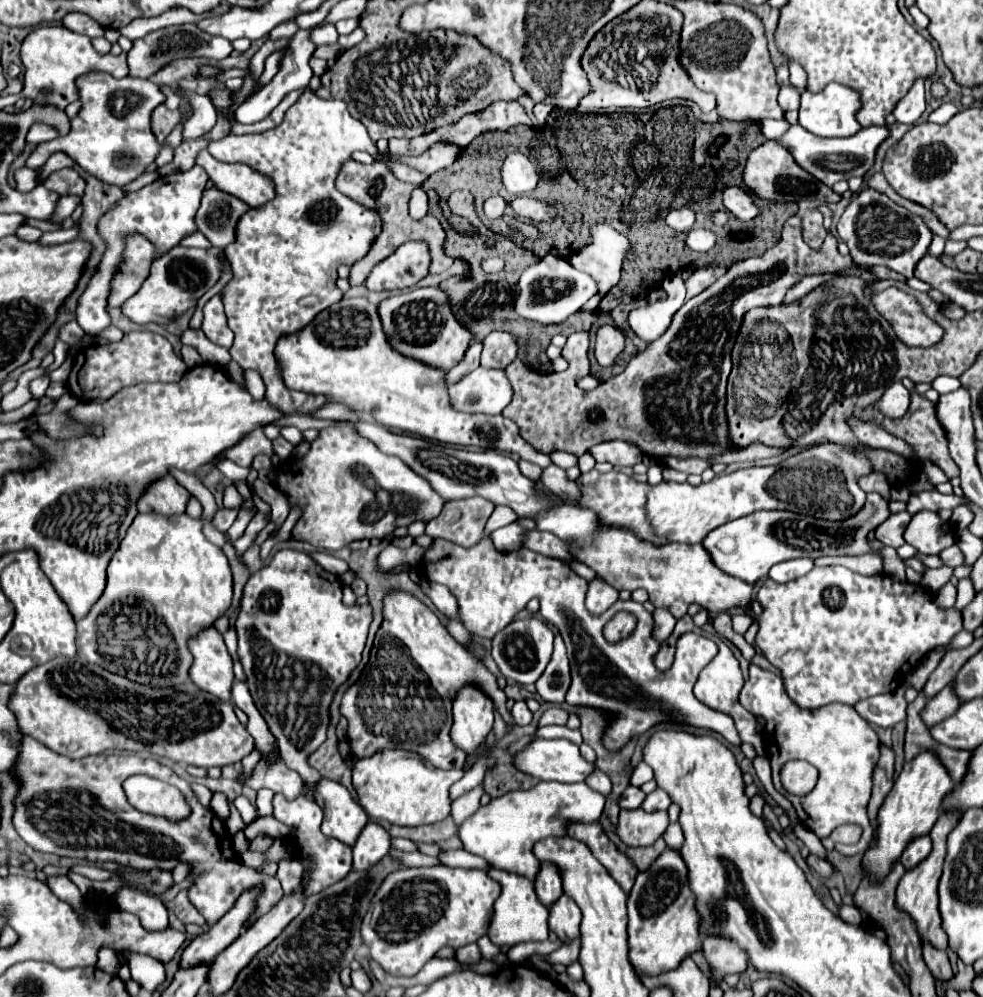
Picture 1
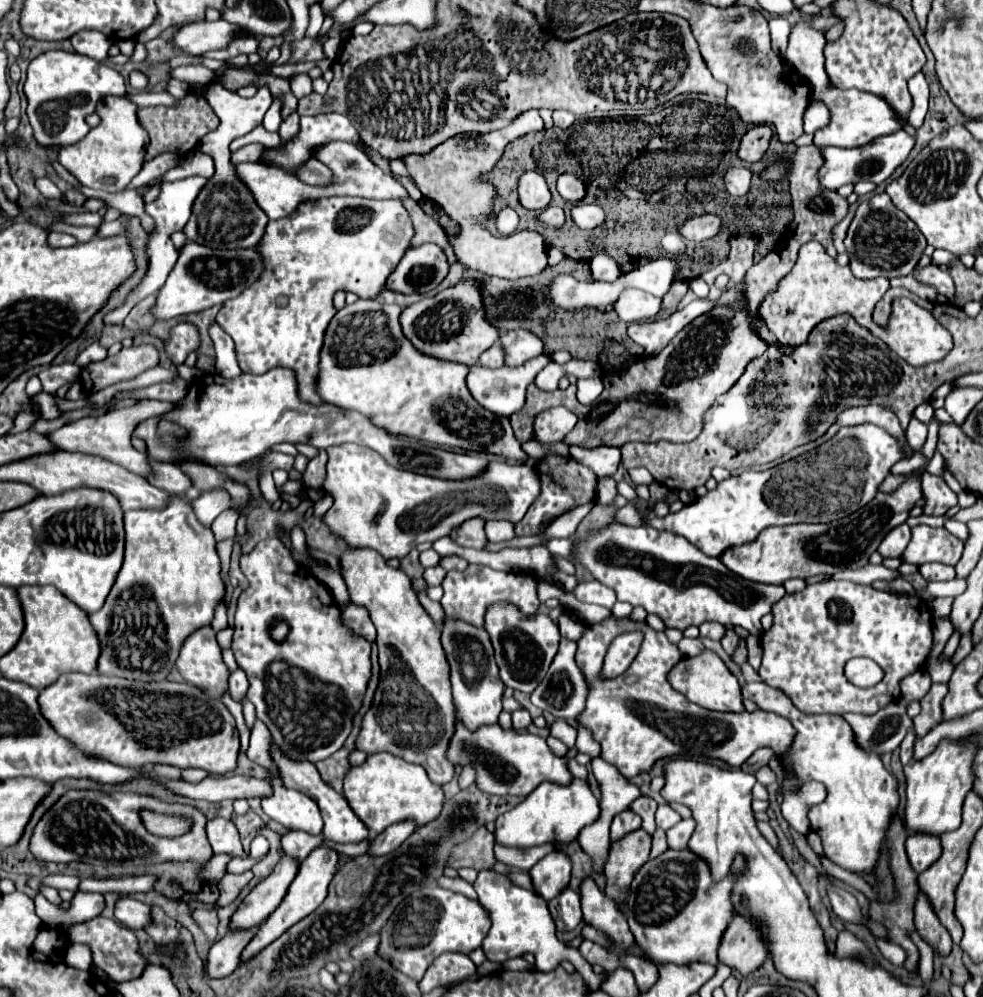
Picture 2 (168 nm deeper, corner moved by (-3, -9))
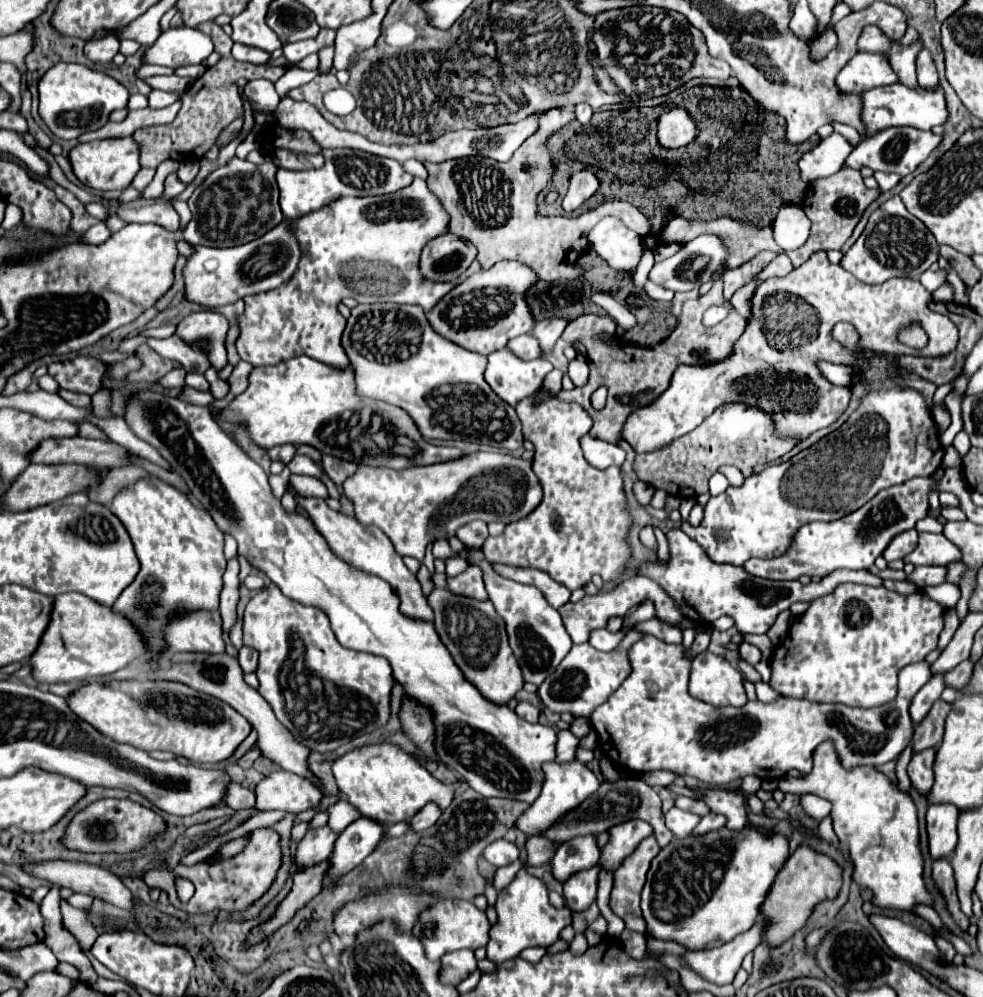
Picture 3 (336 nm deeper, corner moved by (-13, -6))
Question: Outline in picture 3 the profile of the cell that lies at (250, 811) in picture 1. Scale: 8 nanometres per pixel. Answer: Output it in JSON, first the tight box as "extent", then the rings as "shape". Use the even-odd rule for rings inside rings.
{"extent":[224,781,256,811],"shape":[[[236,781],[228,783],[226,795],[224,795],[224,803],[230,809],[234,809],[234,811],[238,811],[238,809],[252,809],[254,801],[256,801],[256,797],[254,797],[254,793],[248,787],[244,787],[242,783],[236,783]]]}

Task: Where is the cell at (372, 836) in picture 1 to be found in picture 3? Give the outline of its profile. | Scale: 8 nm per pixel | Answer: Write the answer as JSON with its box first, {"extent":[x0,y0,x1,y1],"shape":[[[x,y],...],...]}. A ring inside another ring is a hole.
{"extent":[410,803,442,831],"shape":[[[428,803],[412,817],[410,827],[412,827],[412,831],[424,831],[424,829],[432,827],[440,819],[440,815],[442,815],[442,809],[436,803]]]}

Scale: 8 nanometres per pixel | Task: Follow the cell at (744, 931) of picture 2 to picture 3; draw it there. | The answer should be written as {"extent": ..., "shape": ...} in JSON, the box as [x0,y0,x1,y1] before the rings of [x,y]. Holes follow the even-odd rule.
{"extent":[762,845,842,945],"shape":[[[800,845],[782,867],[782,873],[778,873],[778,881],[774,881],[774,889],[770,889],[768,899],[762,905],[762,915],[774,921],[774,925],[768,929],[766,935],[768,943],[780,945],[788,937],[792,937],[798,929],[804,927],[814,907],[822,901],[834,899],[840,887],[842,887],[842,867],[832,857],[818,853],[808,845]]]}

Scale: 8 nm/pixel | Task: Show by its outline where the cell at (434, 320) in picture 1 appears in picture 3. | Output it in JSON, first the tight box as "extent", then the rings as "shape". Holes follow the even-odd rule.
{"extent":[426,261,538,355],"shape":[[[502,261],[456,285],[452,293],[442,297],[442,301],[426,313],[426,317],[432,329],[442,337],[450,337],[450,341],[470,351],[490,355],[506,347],[510,339],[532,331],[534,315],[526,303],[526,293],[534,283],[538,283],[538,277],[528,265],[518,261]]]}

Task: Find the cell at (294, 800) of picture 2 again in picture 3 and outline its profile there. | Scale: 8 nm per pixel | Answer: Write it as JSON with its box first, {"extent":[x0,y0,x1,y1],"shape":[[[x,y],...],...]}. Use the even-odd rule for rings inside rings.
{"extent":[256,771,324,813],"shape":[[[274,771],[266,775],[256,785],[256,809],[260,811],[286,811],[286,813],[300,813],[310,807],[316,807],[324,795],[320,789],[290,771]]]}

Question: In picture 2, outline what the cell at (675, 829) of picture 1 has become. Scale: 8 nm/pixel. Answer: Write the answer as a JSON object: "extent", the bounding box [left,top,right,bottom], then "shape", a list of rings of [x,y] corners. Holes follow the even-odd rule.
{"extent":[666,818,694,850],"shape":[[[692,818],[678,822],[672,830],[666,832],[666,836],[668,836],[668,848],[672,848],[672,850],[684,850],[686,844],[688,844],[688,840],[690,840],[690,836],[692,836],[692,832],[694,832],[694,820]]]}

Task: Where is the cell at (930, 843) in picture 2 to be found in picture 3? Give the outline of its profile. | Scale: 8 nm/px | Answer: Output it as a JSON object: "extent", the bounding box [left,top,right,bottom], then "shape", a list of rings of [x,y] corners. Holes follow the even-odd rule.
{"extent":[926,803,958,859],"shape":[[[934,803],[928,807],[926,821],[928,821],[928,841],[930,841],[930,855],[934,859],[950,857],[958,843],[956,823],[958,823],[958,807],[950,803]]]}

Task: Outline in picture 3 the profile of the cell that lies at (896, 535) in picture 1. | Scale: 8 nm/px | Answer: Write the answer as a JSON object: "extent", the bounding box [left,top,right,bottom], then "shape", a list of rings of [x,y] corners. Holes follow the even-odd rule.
{"extent":[882,529,918,563],"shape":[[[910,529],[910,531],[894,537],[892,543],[886,547],[886,551],[882,553],[882,557],[888,563],[896,561],[896,559],[904,559],[908,553],[912,553],[916,549],[916,543],[918,543],[918,533],[916,533],[916,529]]]}

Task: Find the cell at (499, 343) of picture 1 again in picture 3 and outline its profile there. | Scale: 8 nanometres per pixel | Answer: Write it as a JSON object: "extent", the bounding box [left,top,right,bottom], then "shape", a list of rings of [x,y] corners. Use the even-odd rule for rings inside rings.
{"extent":[532,317,568,353],"shape":[[[550,317],[550,319],[538,321],[538,323],[534,325],[532,335],[538,337],[544,353],[550,353],[550,351],[552,351],[554,343],[558,341],[558,337],[560,337],[562,331],[566,329],[566,325],[568,325],[568,319],[566,319],[566,317]]]}

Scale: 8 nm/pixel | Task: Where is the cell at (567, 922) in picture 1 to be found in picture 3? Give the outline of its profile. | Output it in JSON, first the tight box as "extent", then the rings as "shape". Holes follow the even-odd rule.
{"extent":[564,865,600,911],"shape":[[[594,865],[590,869],[570,875],[564,881],[564,897],[572,911],[584,911],[596,899],[598,873],[600,873],[600,867]]]}

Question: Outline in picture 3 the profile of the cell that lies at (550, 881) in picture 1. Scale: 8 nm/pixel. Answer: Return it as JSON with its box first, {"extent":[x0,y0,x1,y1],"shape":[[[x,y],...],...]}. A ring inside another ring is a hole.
{"extent":[550,835,600,881],"shape":[[[588,835],[588,837],[576,837],[562,843],[550,865],[554,877],[558,881],[566,881],[572,873],[594,867],[598,859],[600,859],[598,841]]]}

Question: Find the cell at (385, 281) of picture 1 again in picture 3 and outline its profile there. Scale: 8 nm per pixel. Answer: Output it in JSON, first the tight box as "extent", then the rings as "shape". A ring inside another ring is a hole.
{"extent":[420,233,476,281],"shape":[[[454,233],[432,239],[420,255],[422,275],[432,281],[456,281],[476,259],[476,249]]]}

